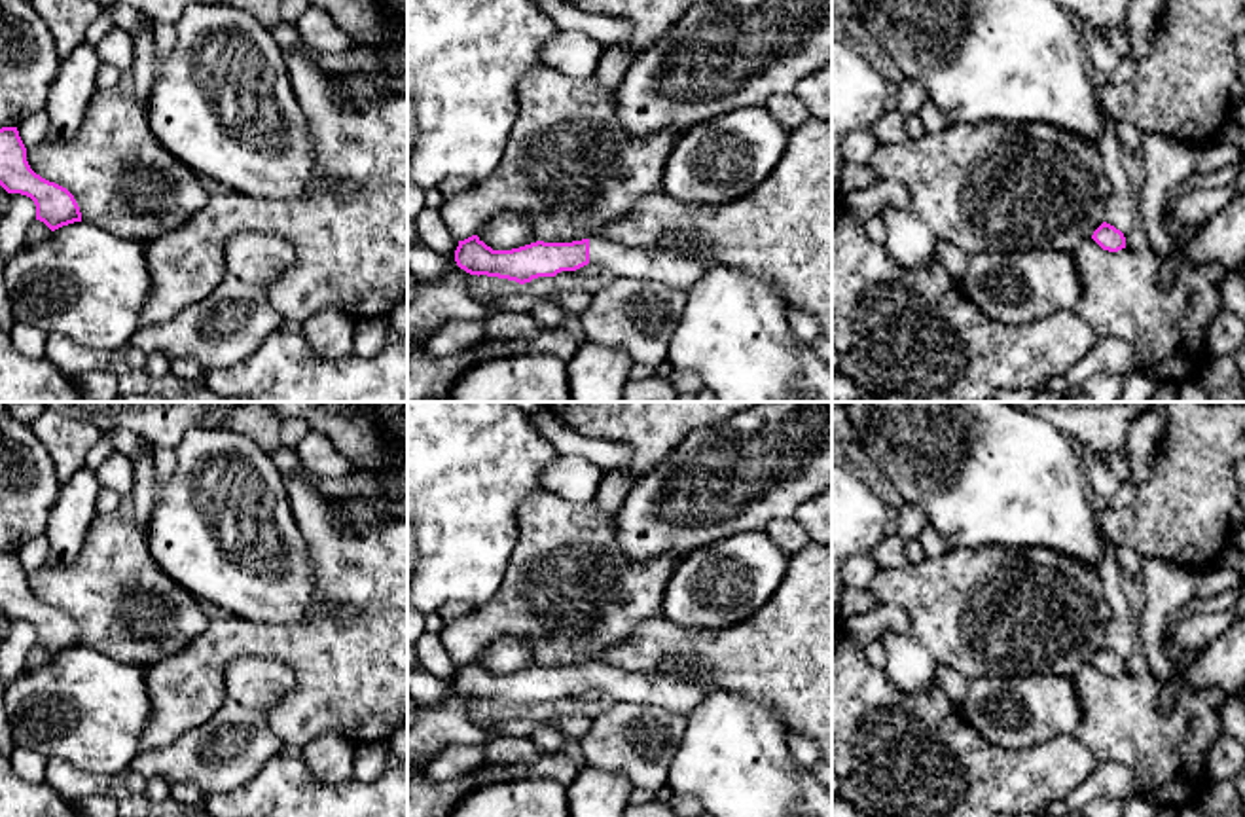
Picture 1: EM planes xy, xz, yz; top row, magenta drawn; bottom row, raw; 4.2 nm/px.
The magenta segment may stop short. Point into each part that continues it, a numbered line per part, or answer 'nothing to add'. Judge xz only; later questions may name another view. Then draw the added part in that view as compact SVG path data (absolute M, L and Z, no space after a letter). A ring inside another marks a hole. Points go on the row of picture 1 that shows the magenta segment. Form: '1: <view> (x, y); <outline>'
1: xz (643, 264); M599 237L589 239L589 262L610 271L614 277L658 281L684 292L697 282L707 269L665 248L627 246Z

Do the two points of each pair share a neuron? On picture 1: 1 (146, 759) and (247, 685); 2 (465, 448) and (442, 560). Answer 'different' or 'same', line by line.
1: same
2: same

